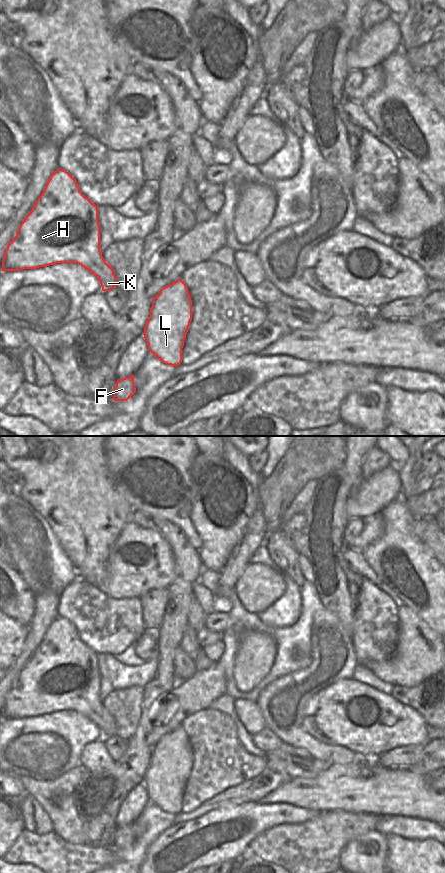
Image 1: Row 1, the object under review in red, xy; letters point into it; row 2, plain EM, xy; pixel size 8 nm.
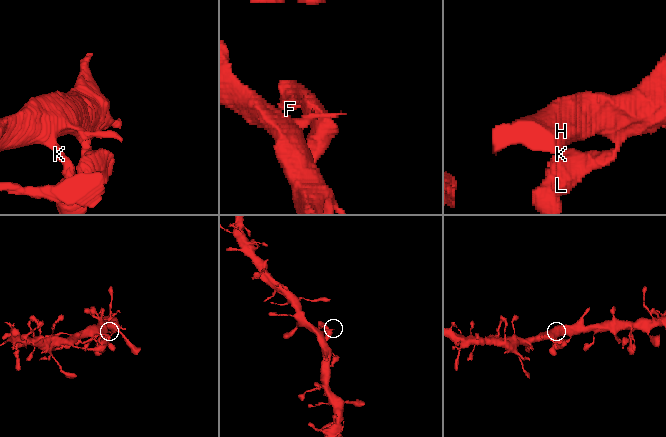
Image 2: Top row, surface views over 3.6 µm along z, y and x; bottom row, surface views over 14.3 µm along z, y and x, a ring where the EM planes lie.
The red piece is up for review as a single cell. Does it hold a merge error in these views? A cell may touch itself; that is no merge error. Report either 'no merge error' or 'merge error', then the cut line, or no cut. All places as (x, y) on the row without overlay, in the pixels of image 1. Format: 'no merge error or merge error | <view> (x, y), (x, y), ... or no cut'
no merge error | no cut

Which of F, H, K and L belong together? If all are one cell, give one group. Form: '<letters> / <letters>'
F H K L

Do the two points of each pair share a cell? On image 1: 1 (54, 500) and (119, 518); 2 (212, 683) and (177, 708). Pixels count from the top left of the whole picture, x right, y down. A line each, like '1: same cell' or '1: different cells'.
1: same cell
2: same cell

